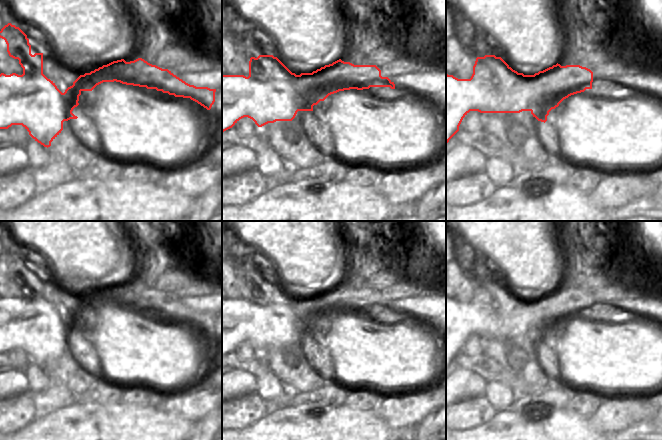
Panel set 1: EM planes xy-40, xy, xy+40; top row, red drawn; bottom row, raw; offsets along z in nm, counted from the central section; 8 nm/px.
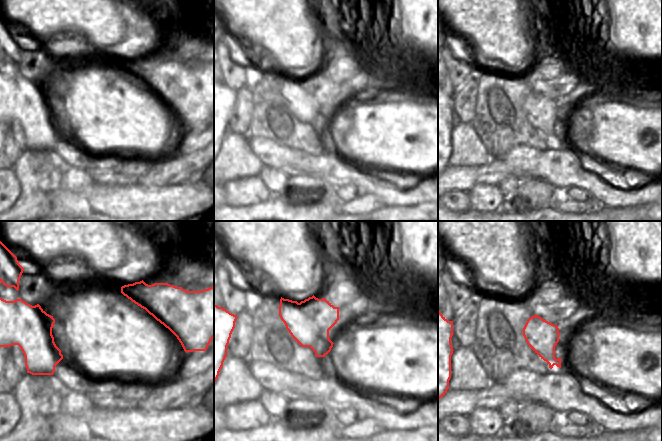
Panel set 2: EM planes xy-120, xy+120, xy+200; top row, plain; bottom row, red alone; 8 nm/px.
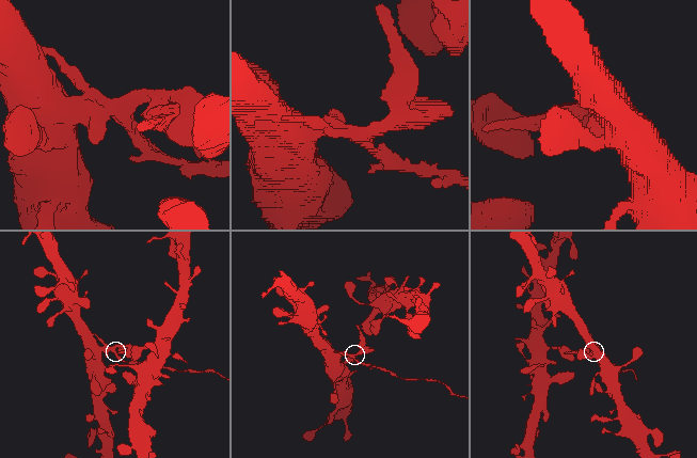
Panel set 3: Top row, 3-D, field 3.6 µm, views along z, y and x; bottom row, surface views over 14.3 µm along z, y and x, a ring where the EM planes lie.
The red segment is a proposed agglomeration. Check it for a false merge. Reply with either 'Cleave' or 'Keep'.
Cleave.

